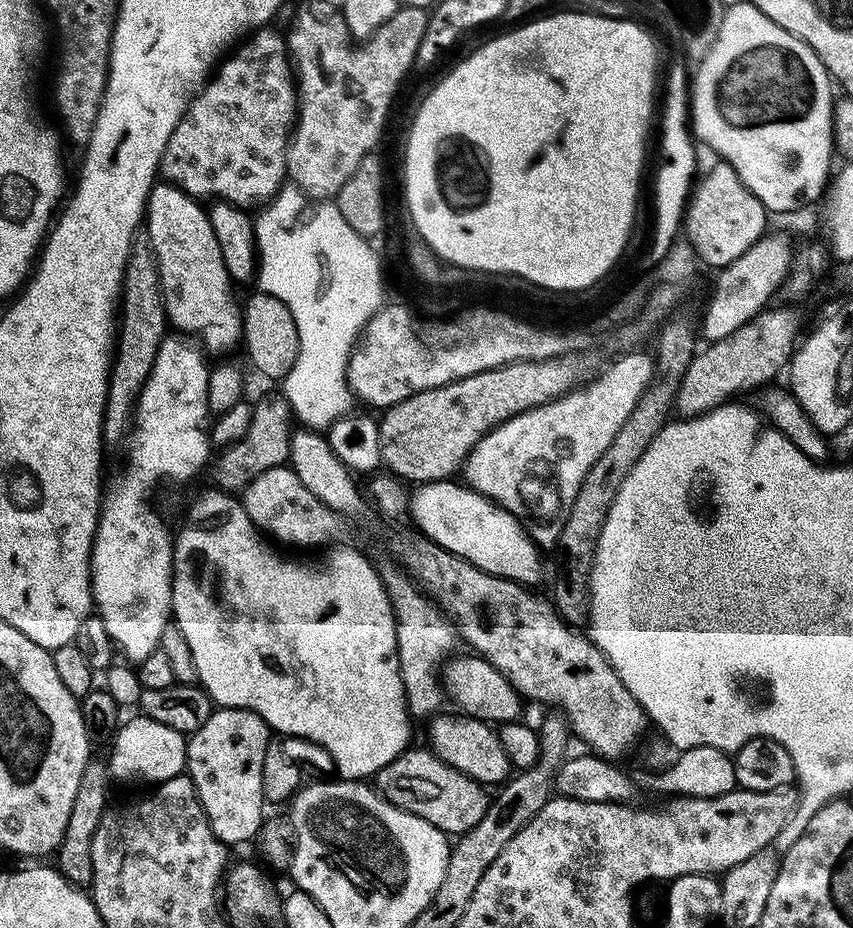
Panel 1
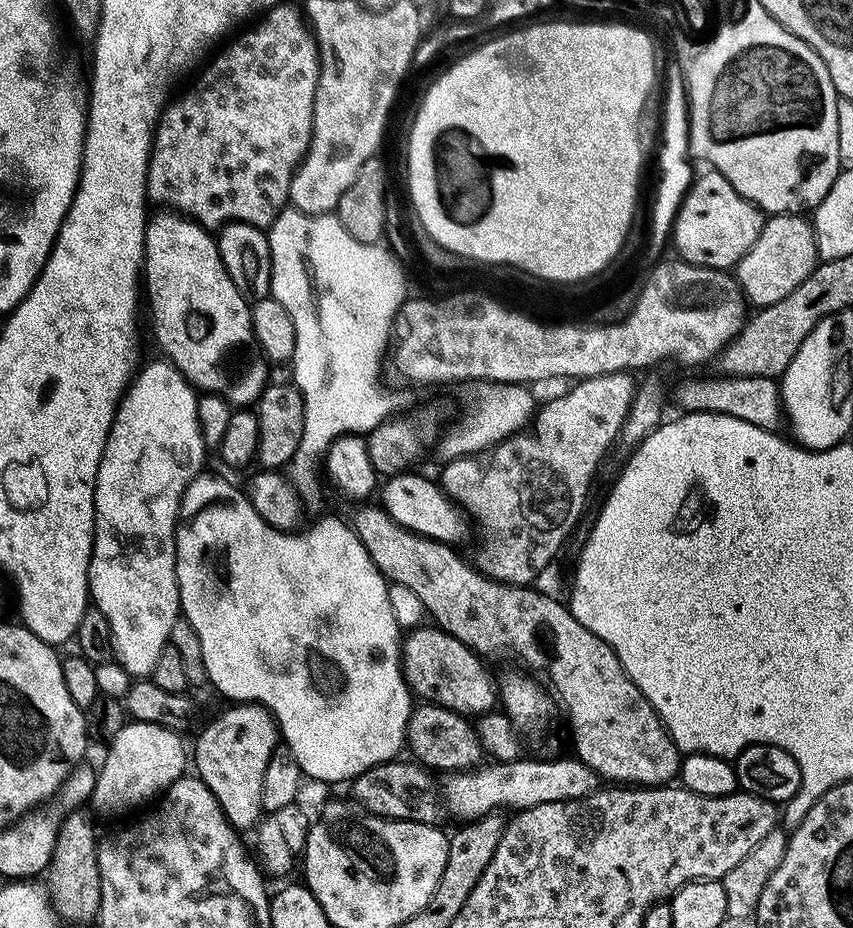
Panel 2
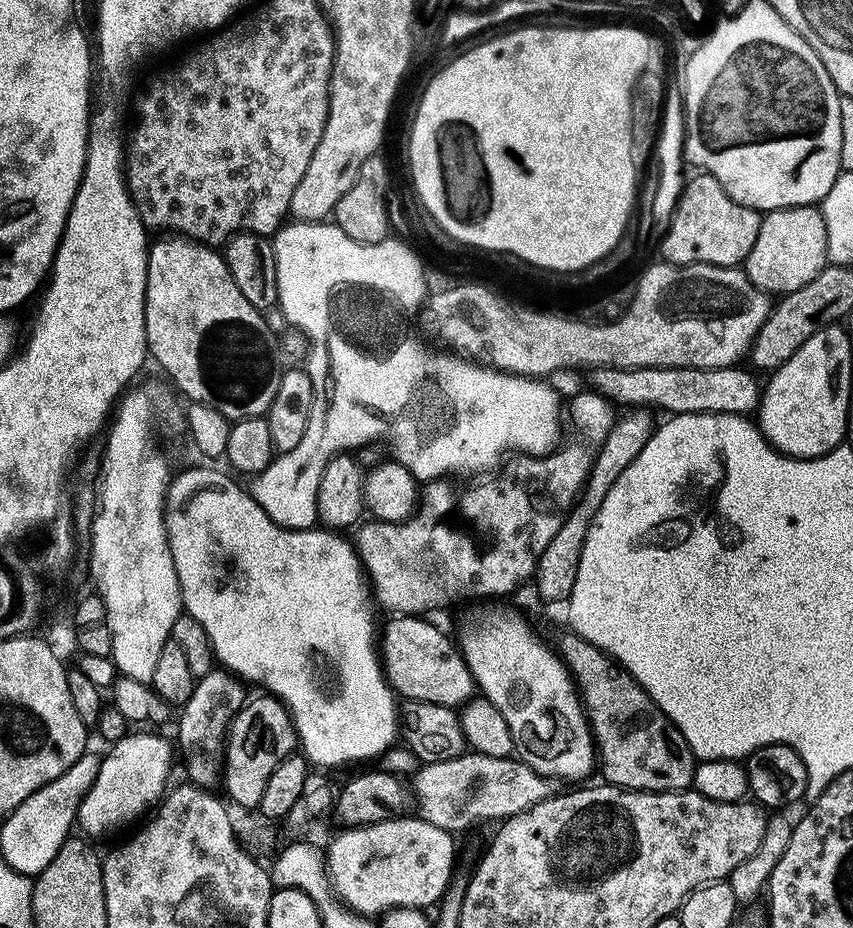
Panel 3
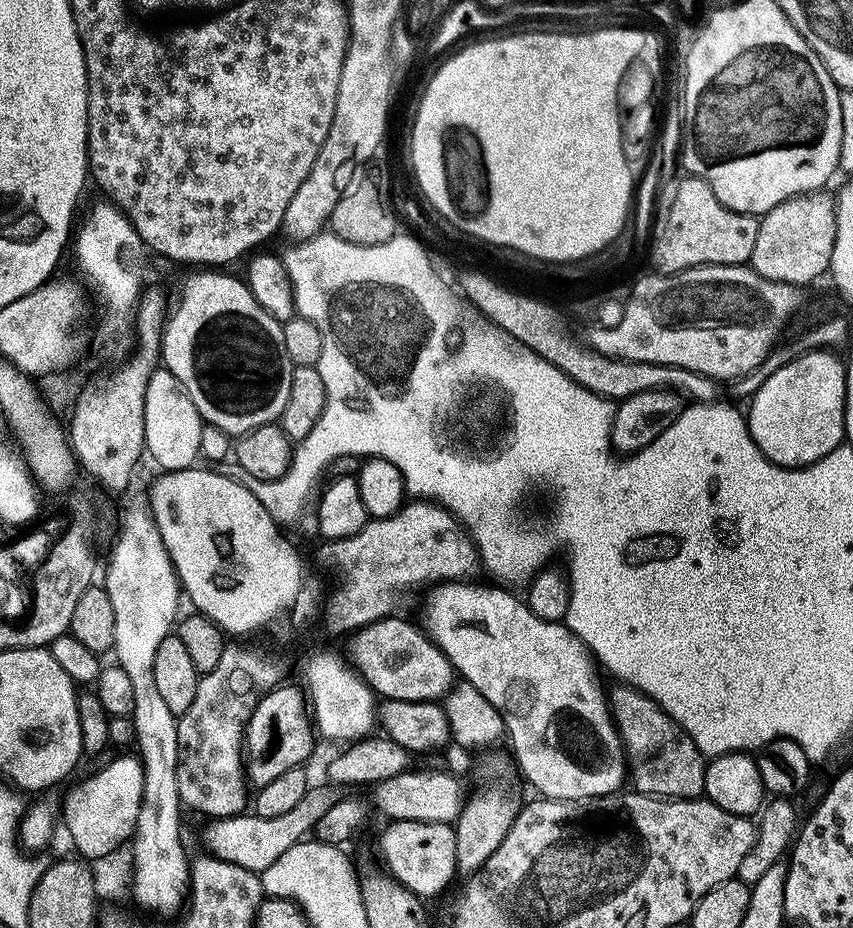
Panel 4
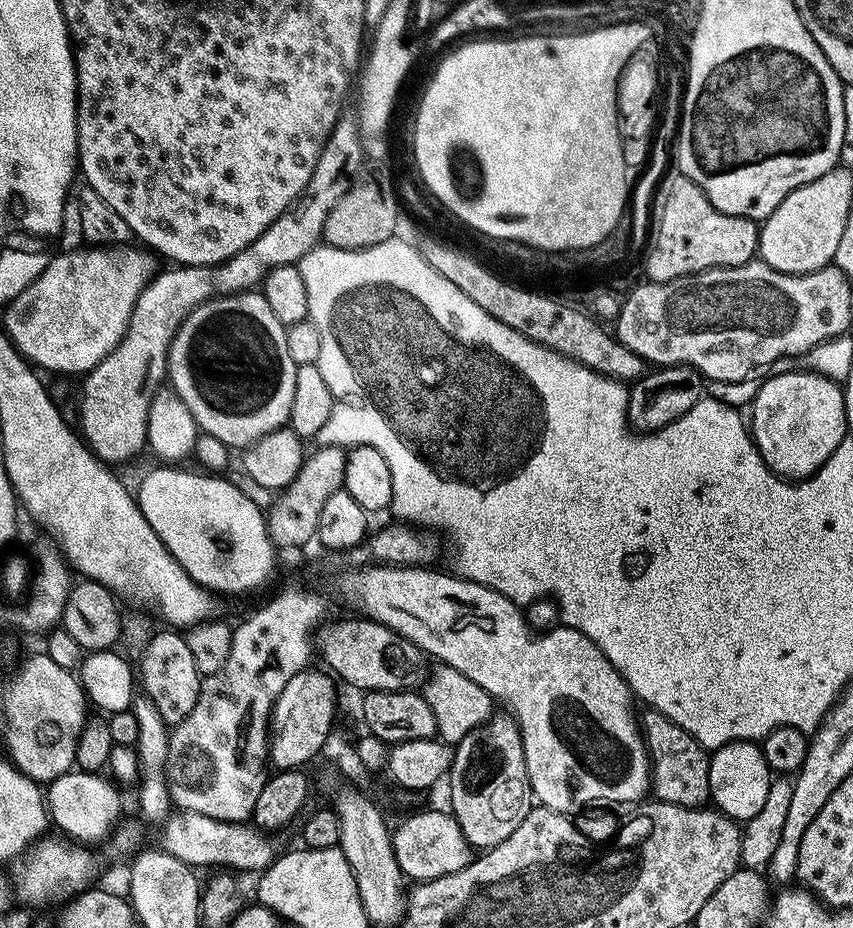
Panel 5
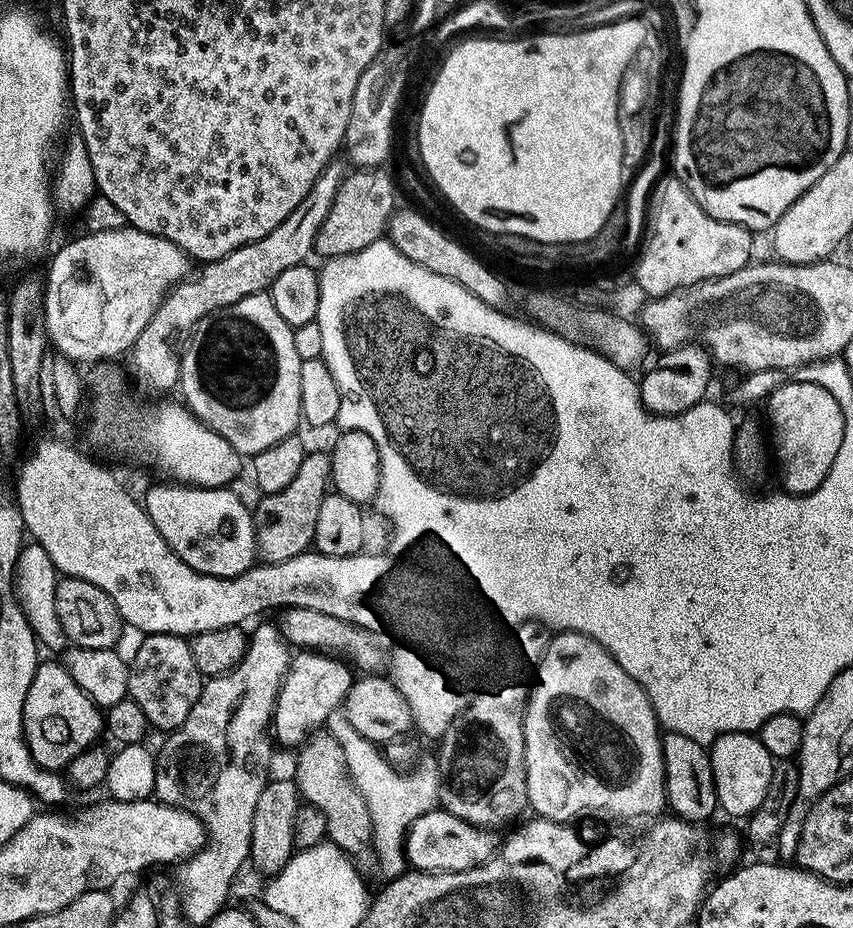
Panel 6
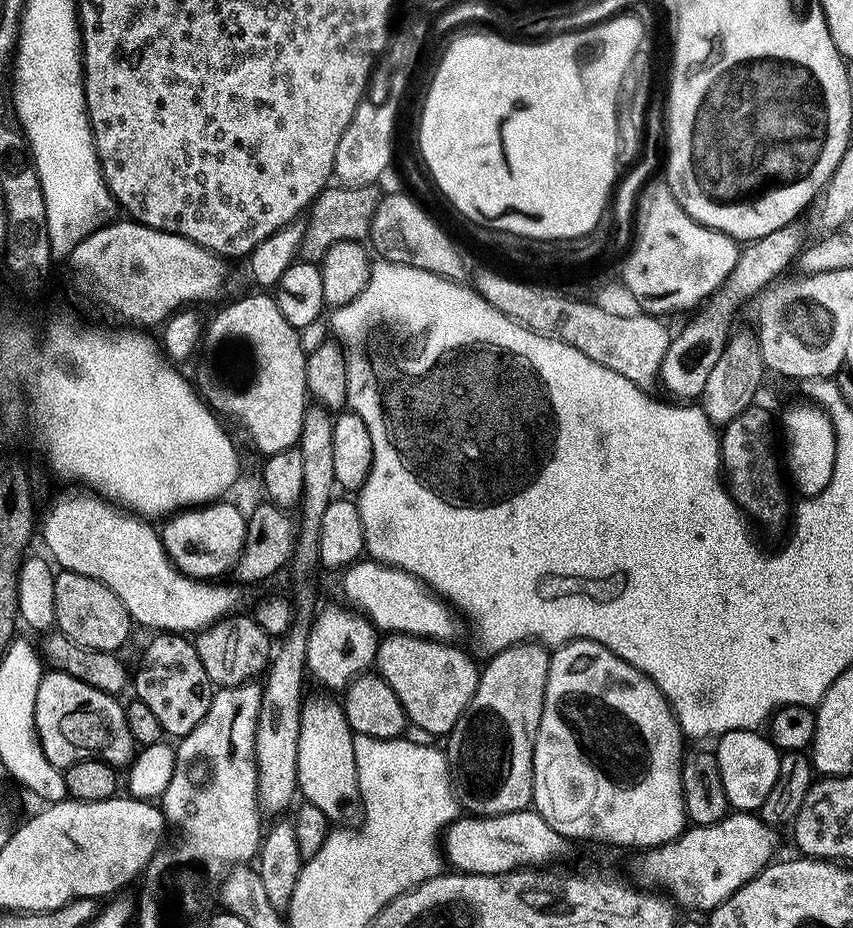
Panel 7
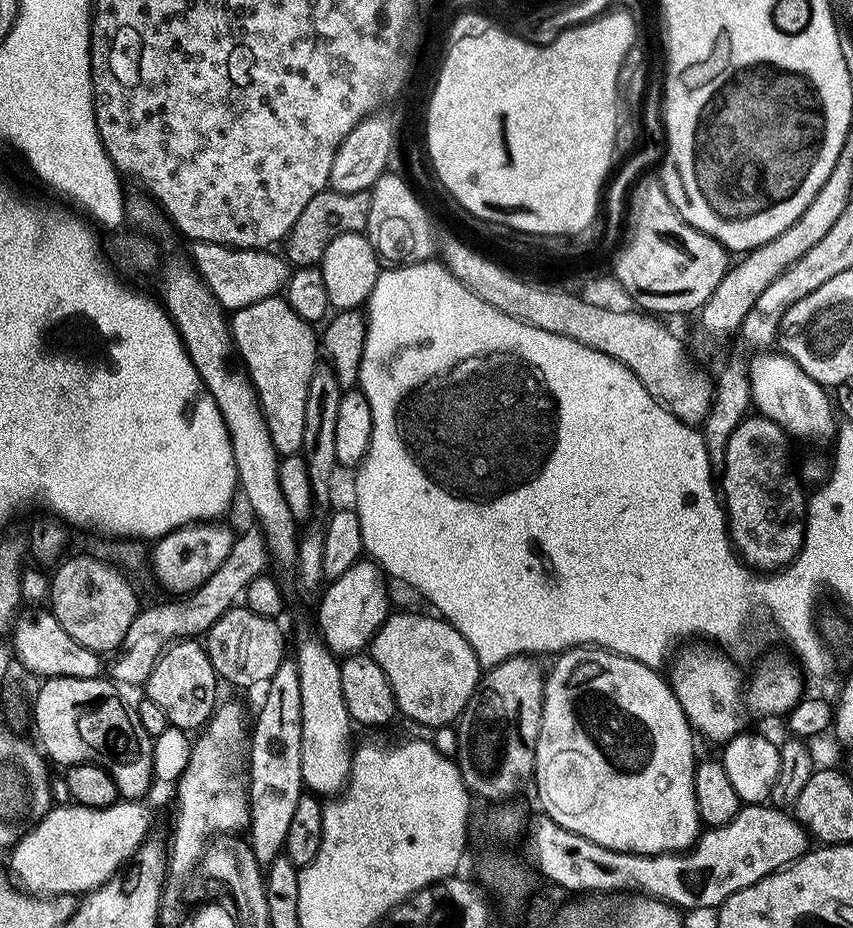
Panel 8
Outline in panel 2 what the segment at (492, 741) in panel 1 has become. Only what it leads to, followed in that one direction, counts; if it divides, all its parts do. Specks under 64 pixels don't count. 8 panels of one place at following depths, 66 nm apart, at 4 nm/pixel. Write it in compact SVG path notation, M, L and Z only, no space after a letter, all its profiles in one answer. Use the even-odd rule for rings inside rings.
M420 702L413 707L408 719L406 744L409 749L412 747L411 755L425 768L441 768L444 774L475 769L486 756L477 725L469 717L431 702Z

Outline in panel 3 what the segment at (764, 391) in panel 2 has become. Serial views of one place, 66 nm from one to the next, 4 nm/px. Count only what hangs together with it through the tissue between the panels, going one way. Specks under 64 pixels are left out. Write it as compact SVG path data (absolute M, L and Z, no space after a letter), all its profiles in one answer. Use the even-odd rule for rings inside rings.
M742 366L595 368L589 376L592 382L591 387L617 405L653 406L652 404L658 404L673 415L722 412L746 416L758 408L762 388L760 382L758 384L752 376L754 374L749 369L746 371L743 368Z

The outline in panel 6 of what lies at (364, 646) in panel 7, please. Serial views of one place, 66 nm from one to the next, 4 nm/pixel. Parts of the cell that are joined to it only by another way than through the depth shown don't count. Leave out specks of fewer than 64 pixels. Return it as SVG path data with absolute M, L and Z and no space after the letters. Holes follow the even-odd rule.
M300 650L297 653L297 656L295 653L291 657L289 670L280 683L274 713L275 739L293 749L303 745L309 736L327 725L330 714L343 705L354 679L353 669L339 656L315 650Z

